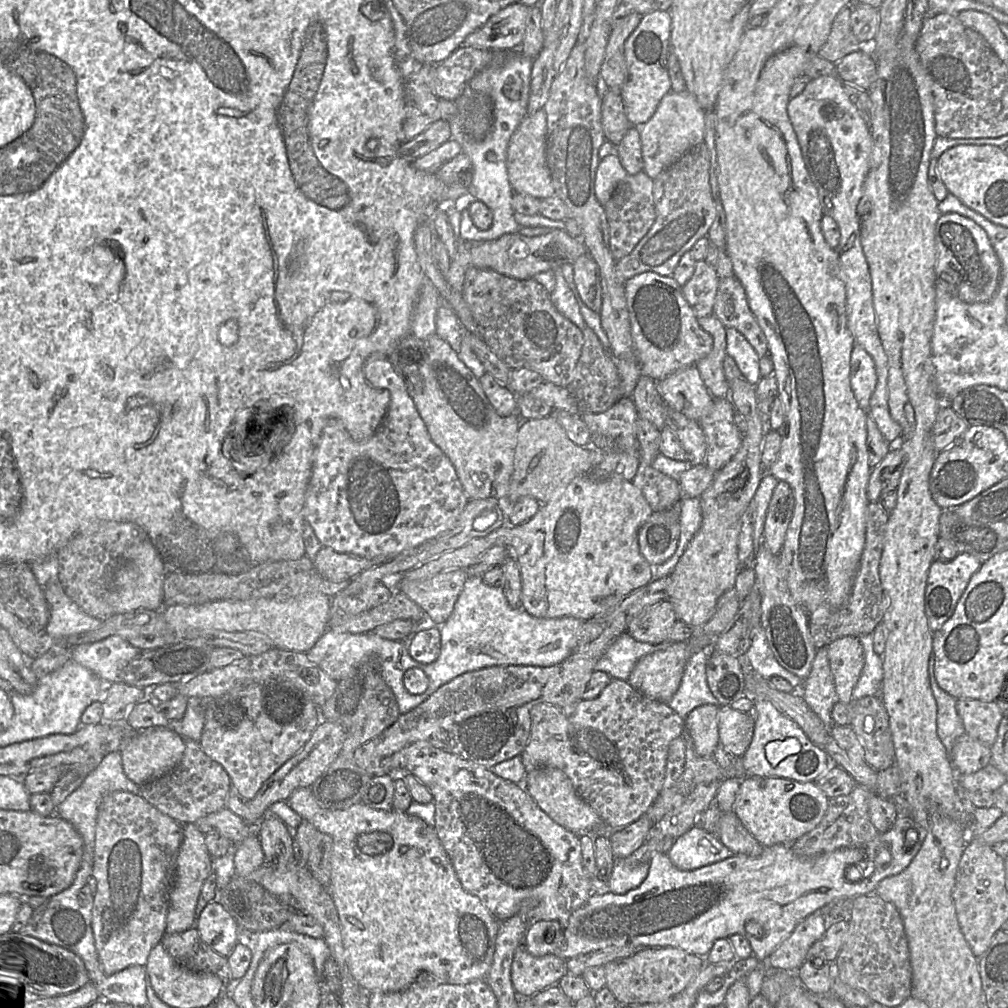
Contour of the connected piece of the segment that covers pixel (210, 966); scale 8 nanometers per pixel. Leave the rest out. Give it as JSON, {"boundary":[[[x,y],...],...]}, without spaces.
{"boundary":[[[195,926],[182,933],[165,933],[160,943],[179,966],[192,972],[217,975],[223,983],[223,990],[232,981],[227,957],[213,951],[201,939]]]}

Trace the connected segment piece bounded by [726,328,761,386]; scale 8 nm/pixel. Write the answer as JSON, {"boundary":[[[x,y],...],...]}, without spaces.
{"boundary":[[[726,328],[726,353],[734,359],[743,378],[756,386],[761,379],[760,357],[745,336],[735,328]]]}

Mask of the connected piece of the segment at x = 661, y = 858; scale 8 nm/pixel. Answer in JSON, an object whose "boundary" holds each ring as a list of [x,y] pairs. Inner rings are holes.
{"boundary":[[[900,813],[894,824],[886,832],[879,833],[871,842],[861,847],[841,848],[811,858],[797,856],[788,844],[776,844],[765,847],[757,857],[733,854],[729,858],[694,870],[681,870],[671,862],[667,853],[657,851],[650,857],[647,877],[638,887],[624,894],[594,892],[567,921],[542,920],[530,924],[523,944],[535,957],[551,954],[567,961],[575,956],[612,946],[634,948],[634,953],[647,948],[675,947],[706,957],[716,940],[741,934],[749,940],[752,955],[760,963],[765,963],[796,925],[810,914],[839,899],[875,894],[881,880],[902,872],[910,864],[926,835],[926,829],[910,815]],[[867,860],[874,864],[873,872],[870,870],[867,874],[870,874],[869,876],[865,869],[862,877],[856,877],[855,874],[853,877],[849,876]],[[750,920],[757,921],[763,927],[761,938],[746,930],[745,925]]]}

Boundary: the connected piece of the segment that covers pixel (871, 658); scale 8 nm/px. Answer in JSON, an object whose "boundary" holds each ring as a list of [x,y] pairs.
{"boundary":[[[873,633],[858,638],[864,650],[864,667],[852,693],[852,701],[880,695],[883,682],[882,656],[873,648]]]}

